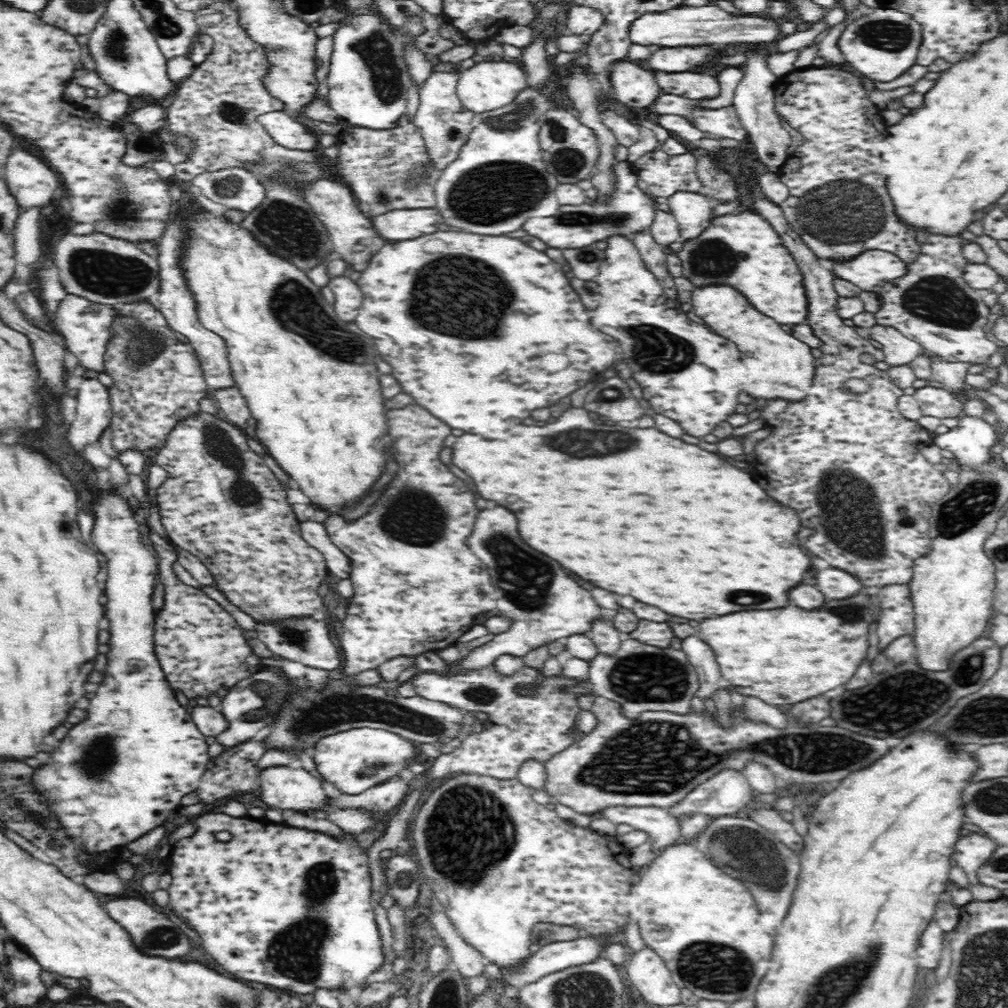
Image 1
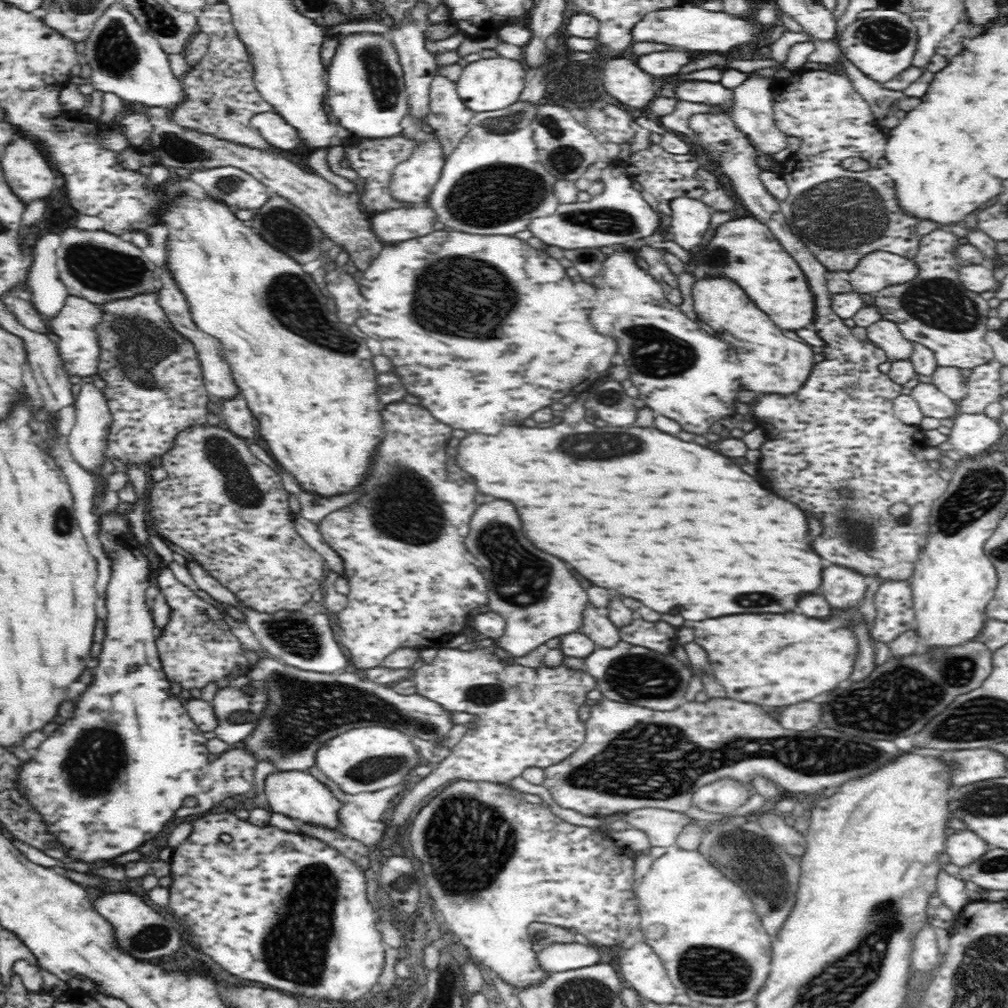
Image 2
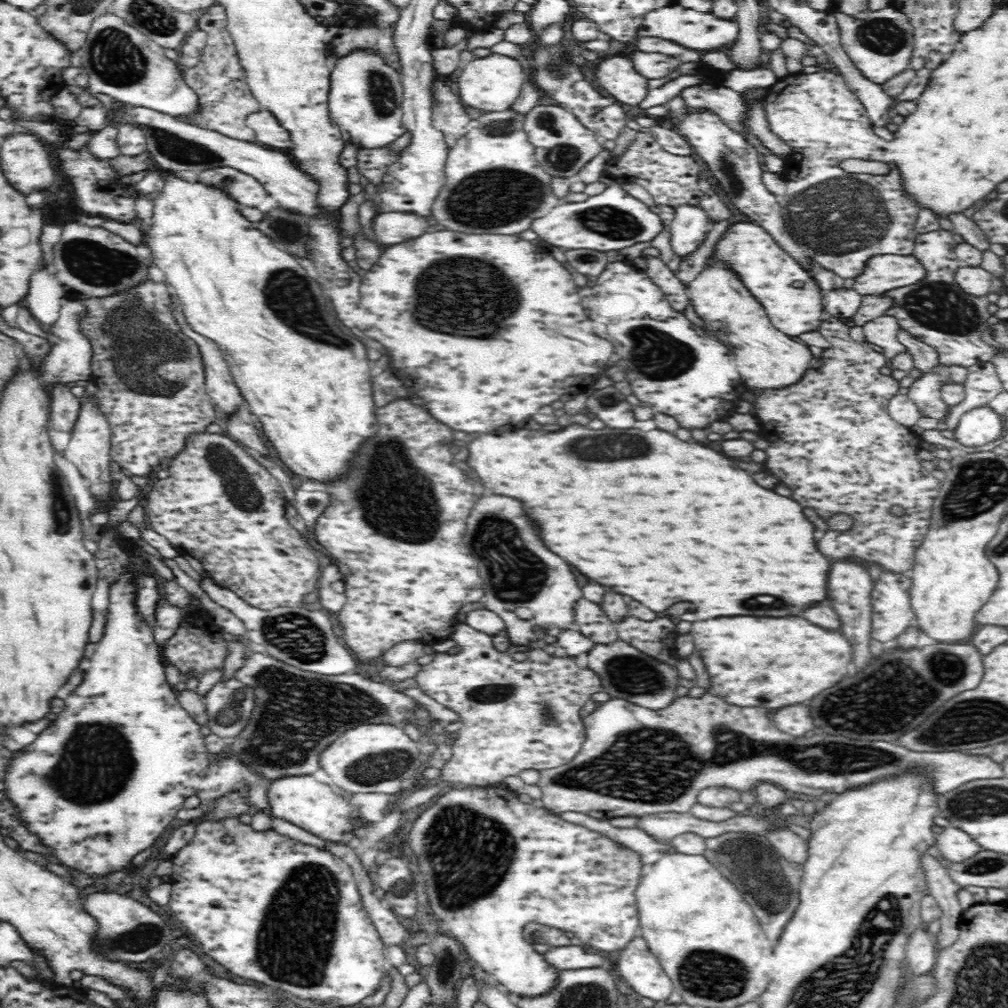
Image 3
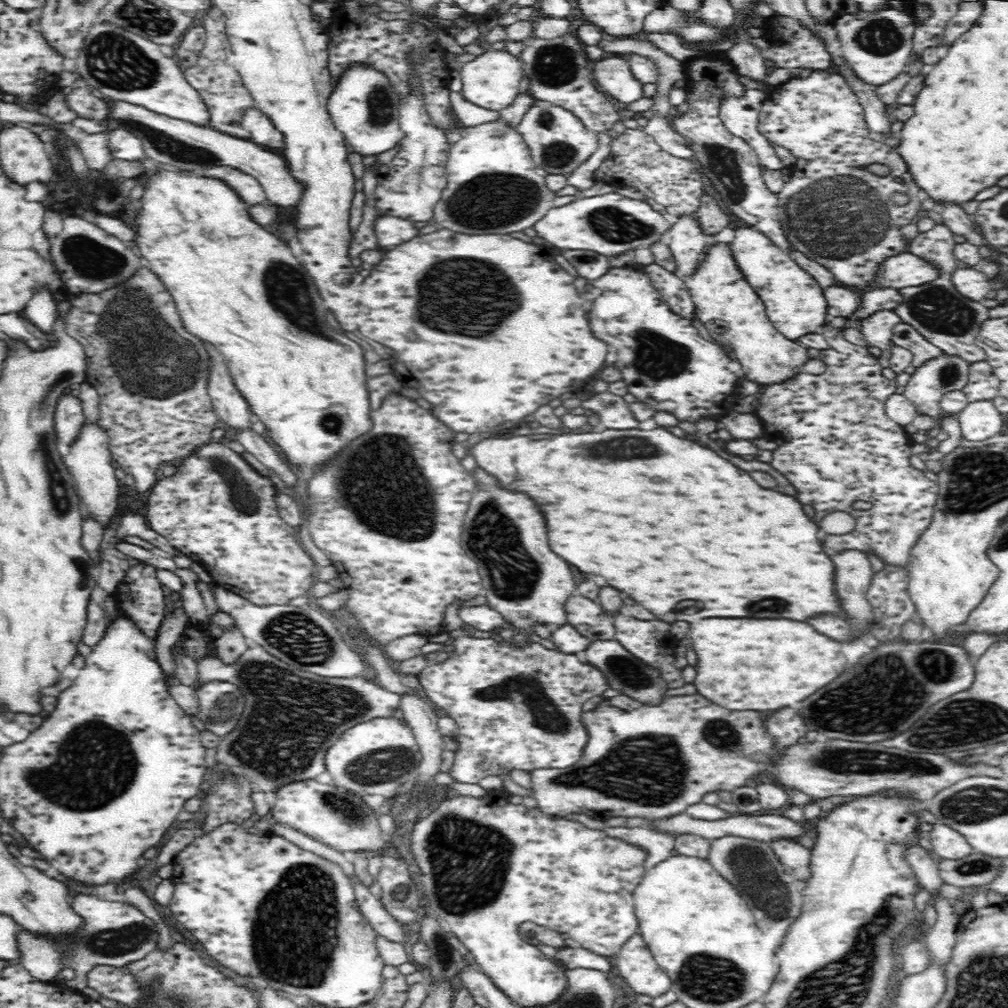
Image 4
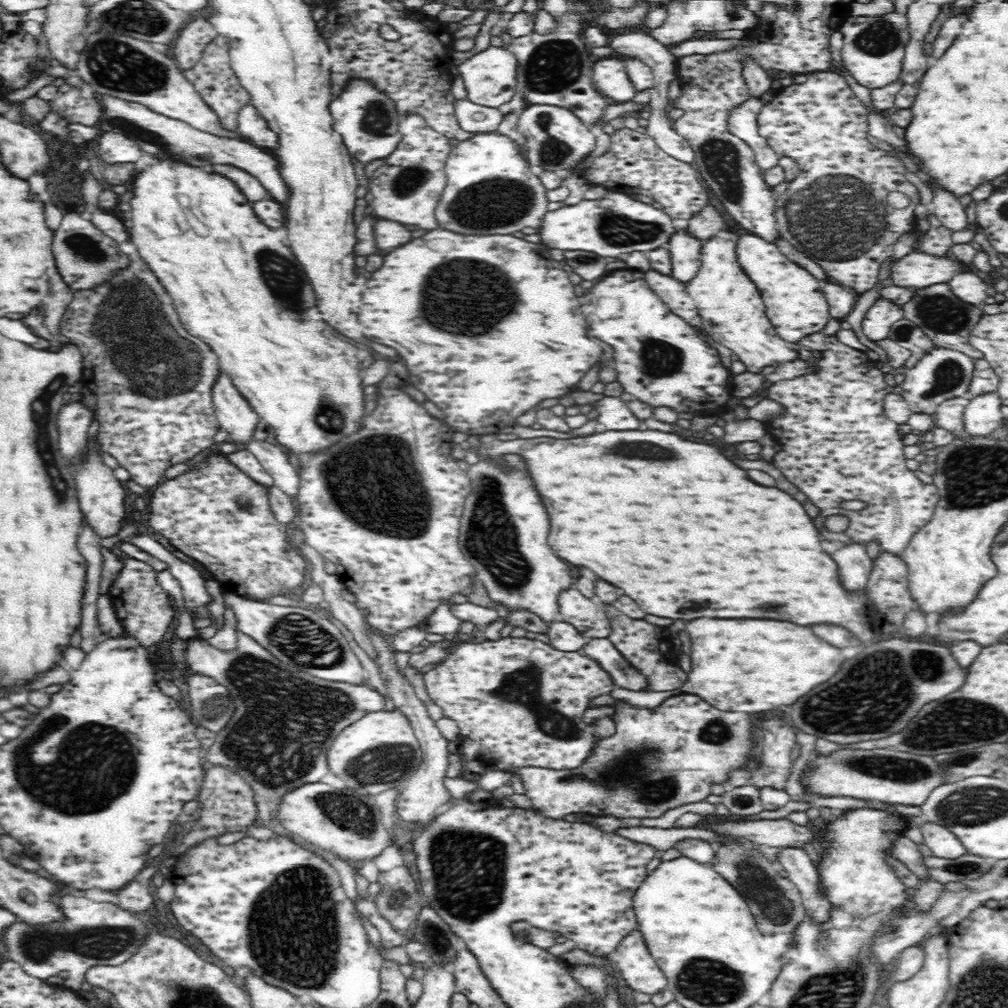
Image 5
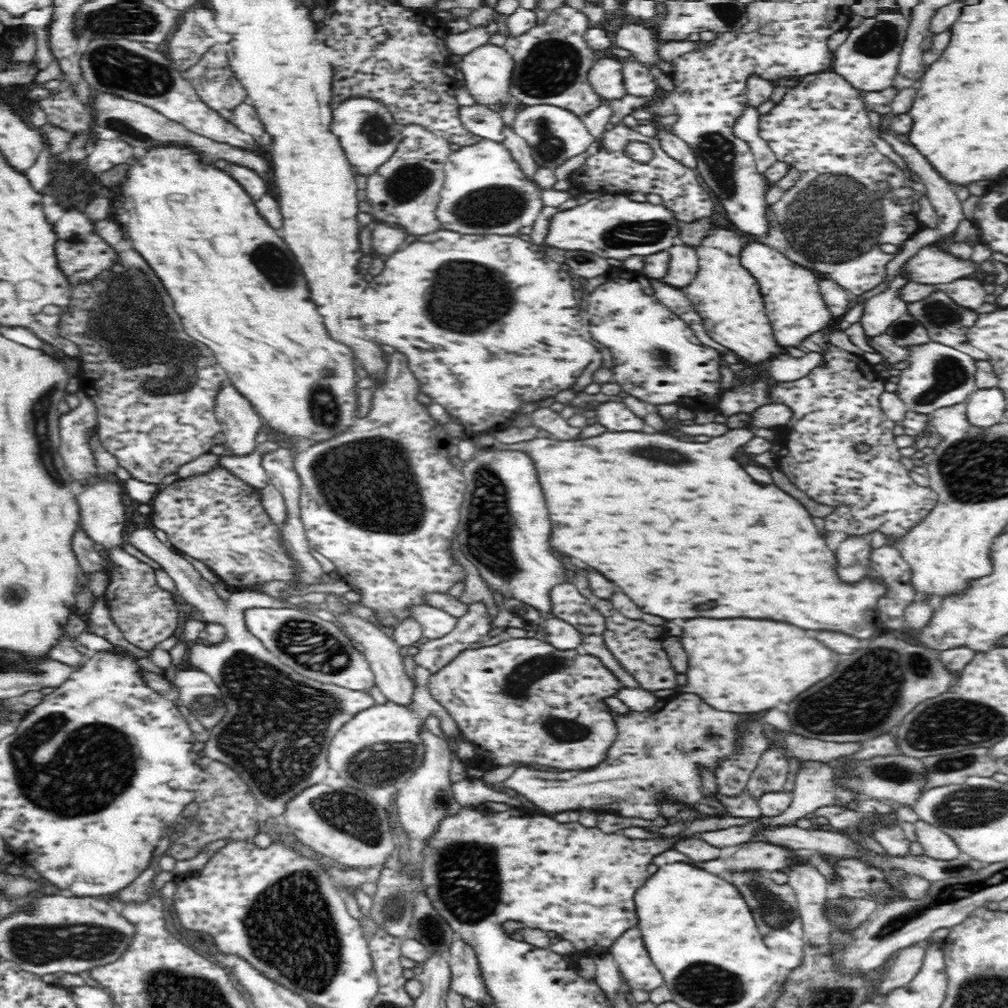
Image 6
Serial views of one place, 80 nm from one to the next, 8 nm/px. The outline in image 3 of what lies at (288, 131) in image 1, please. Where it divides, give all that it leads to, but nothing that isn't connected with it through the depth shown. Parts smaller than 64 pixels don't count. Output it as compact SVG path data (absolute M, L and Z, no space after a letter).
M268 111L250 113L245 118L246 126L254 131L255 140L266 148L285 151L291 146L289 135Z

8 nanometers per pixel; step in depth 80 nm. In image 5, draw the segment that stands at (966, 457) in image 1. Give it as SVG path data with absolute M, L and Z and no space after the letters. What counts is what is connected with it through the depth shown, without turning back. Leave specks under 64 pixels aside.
M997 391L968 397L964 412L966 431L972 435L985 435L992 432L998 425L1006 422L1000 408L1002 408L1002 399Z

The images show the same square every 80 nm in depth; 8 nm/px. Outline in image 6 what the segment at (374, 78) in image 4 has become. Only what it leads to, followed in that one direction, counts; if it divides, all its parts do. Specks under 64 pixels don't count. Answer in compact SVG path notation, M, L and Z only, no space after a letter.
M350 99L333 109L331 133L337 136L346 160L356 176L372 176L394 156L402 142L402 127L394 124L392 115L375 100Z

